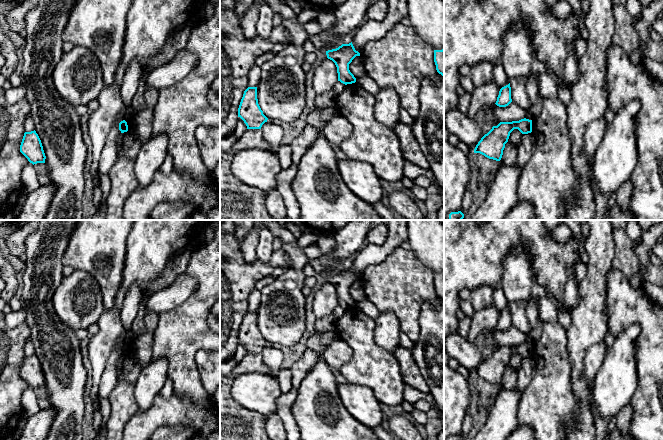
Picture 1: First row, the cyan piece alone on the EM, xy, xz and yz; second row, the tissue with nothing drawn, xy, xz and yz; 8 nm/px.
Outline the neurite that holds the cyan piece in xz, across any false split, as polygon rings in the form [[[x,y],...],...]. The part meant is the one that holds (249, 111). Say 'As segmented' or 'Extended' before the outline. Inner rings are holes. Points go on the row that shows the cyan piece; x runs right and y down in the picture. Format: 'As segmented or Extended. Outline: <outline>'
As segmented. Outline: [[[248,87],[244,91],[238,108],[238,117],[244,121],[247,129],[261,129],[267,122],[268,118],[258,104],[257,87]]]

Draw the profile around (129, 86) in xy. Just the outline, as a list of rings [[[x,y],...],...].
[[[133,60],[127,67],[124,74],[123,81],[120,85],[121,97],[124,101],[125,107],[117,117],[111,132],[107,138],[106,144],[102,150],[101,158],[99,161],[100,174],[109,174],[111,168],[118,159],[118,138],[122,134],[119,130],[119,123],[124,120],[124,114],[129,106],[131,106],[132,100],[138,90],[139,79],[143,67],[137,60]]]

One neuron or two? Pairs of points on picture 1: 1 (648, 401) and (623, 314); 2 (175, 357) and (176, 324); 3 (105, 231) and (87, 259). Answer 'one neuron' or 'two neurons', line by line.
1: one neuron
2: one neuron
3: one neuron

